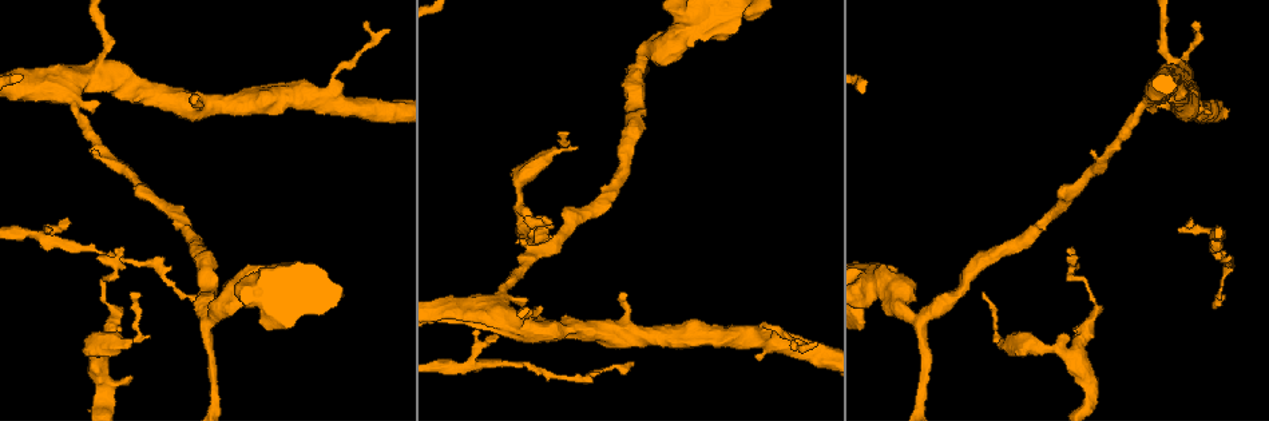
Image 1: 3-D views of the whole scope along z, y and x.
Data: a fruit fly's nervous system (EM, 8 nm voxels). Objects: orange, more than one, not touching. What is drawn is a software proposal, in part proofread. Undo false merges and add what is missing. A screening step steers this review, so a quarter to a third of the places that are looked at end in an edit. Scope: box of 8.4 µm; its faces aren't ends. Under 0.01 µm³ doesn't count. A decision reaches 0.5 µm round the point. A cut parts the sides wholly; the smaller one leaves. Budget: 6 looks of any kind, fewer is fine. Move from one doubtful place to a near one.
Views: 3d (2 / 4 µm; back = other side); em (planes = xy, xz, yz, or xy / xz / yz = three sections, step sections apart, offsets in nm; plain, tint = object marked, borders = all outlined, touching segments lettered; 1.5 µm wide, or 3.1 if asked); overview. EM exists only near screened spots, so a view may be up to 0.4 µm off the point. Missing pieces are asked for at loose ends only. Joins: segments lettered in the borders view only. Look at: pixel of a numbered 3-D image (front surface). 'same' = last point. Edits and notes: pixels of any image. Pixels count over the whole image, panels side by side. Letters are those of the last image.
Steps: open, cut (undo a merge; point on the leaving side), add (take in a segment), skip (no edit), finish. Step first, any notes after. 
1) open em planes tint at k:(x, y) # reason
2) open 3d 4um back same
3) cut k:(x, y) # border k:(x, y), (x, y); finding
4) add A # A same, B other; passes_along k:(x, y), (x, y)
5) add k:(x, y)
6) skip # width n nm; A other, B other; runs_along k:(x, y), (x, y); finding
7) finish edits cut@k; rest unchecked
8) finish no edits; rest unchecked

open em planes borders at 1:(1213, 305) # branch stops here

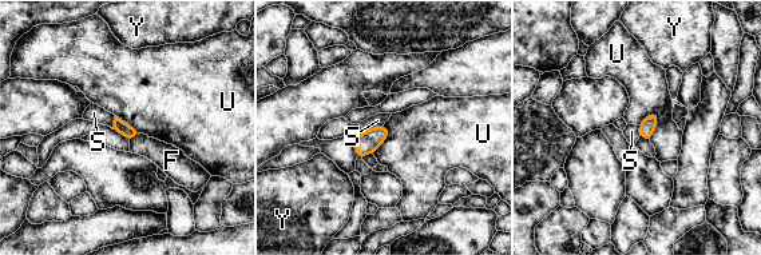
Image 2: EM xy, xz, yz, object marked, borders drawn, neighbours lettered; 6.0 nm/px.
add F # F same, S other, U other, Y other; passes_along 2:(119, 126), (135, 135), (166, 156); it goes on there

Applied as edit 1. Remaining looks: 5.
open overview # redraw

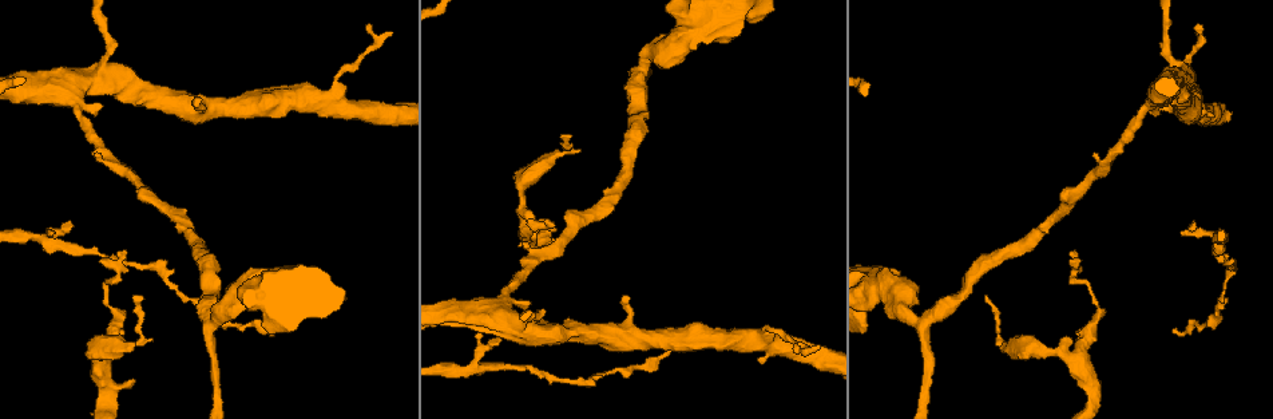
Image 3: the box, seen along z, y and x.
open em planes borders at 3:(560, 134) # thin end

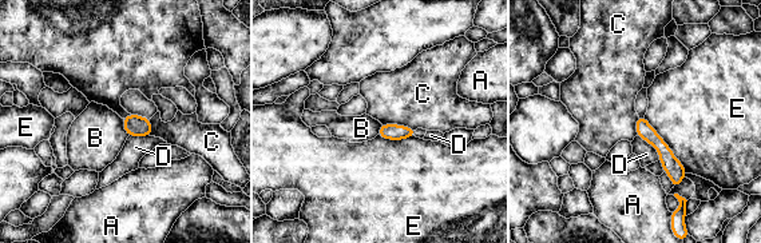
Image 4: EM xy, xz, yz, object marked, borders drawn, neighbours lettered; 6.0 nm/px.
skip # A other, B other, C other, D other, E other; border 4:(122, 119), (122, 127), (129, 135); none of them fits

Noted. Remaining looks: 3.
finish edits add@2; rest unchecked

